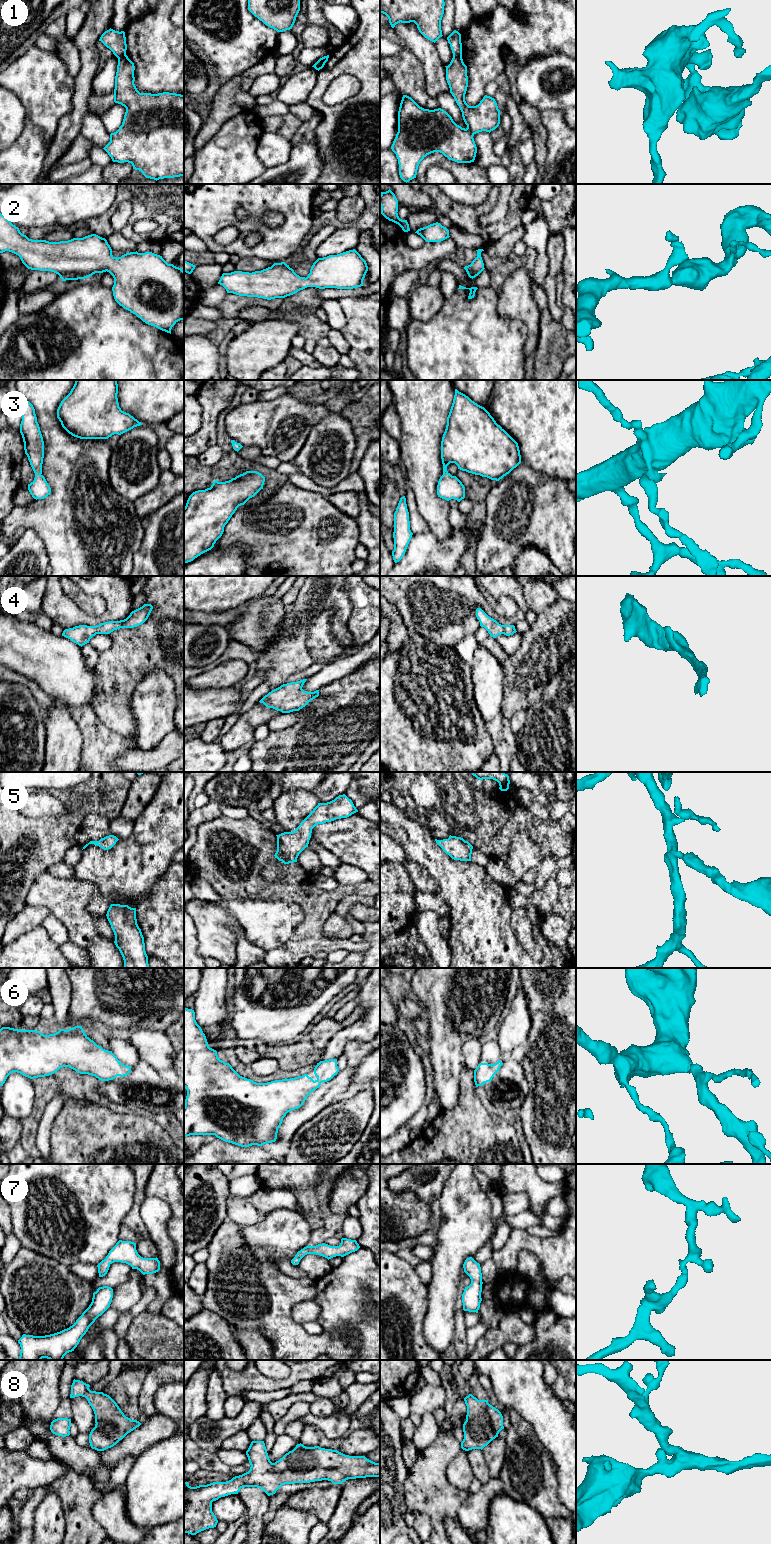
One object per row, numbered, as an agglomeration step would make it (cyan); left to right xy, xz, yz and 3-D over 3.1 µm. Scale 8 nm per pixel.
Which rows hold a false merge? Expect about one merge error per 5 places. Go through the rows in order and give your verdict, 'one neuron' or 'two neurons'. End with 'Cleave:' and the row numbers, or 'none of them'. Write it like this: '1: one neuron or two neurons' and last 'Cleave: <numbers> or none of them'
1: two neurons
2: one neuron
3: one neuron
4: one neuron
5: one neuron
6: one neuron
7: one neuron
8: one neuron
Cleave: 1

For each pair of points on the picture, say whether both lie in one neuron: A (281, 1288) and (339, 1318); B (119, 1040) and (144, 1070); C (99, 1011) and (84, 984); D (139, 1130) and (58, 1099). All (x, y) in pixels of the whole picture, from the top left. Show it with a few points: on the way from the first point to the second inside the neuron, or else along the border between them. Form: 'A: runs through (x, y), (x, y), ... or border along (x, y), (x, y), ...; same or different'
A: border along (315, 1281), (316, 1295), (313, 1299); different
B: border along (136, 1061), (131, 1066); different
C: runs through (99, 1004), (96, 996), (91, 991); same
D: border along (65, 1102), (53, 1123); different

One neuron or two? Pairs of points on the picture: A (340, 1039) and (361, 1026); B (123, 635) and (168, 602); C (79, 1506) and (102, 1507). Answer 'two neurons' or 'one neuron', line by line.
A: one neuron
B: one neuron
C: two neurons

